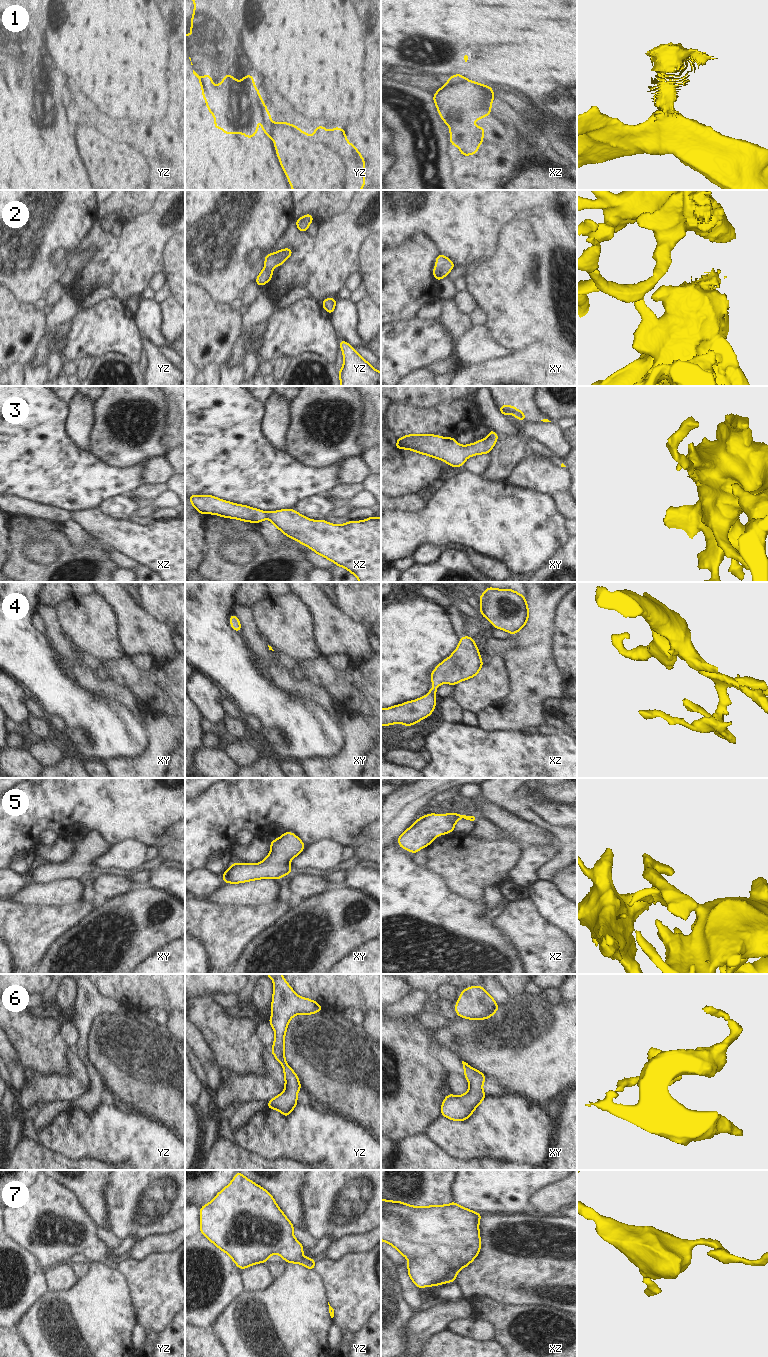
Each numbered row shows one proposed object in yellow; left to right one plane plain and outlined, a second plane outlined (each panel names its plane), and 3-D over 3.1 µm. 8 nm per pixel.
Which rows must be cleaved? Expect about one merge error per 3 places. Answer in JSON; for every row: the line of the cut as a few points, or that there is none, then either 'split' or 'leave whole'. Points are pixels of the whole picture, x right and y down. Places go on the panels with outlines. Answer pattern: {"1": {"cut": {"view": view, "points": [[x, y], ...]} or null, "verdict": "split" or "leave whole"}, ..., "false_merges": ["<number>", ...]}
{"1": {"cut": {"view": "xz", "points": [[449, 80], [472, 82]]}, "verdict": "split"}, "2": {"cut": null, "verdict": "leave whole"}, "3": {"cut": null, "verdict": "leave whole"}, "4": {"cut": null, "verdict": "leave whole"}, "5": {"cut": null, "verdict": "leave whole"}, "6": {"cut": null, "verdict": "leave whole"}, "7": {"cut": null, "verdict": "leave whole"}, "false_merges": ["1"]}

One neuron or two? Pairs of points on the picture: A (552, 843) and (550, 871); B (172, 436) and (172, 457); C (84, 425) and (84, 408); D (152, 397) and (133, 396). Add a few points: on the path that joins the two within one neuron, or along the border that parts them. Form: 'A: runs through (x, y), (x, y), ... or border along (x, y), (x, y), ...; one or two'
A: border along (554, 836), (559, 851), (537, 869), (537, 878); two
B: border along (174, 447), (170, 452); two
C: runs through (84, 421), (84, 412); one
D: runs through (147, 397), (138, 397); one

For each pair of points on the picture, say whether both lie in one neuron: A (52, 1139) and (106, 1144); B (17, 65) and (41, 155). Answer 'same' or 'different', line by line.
A: same
B: same

